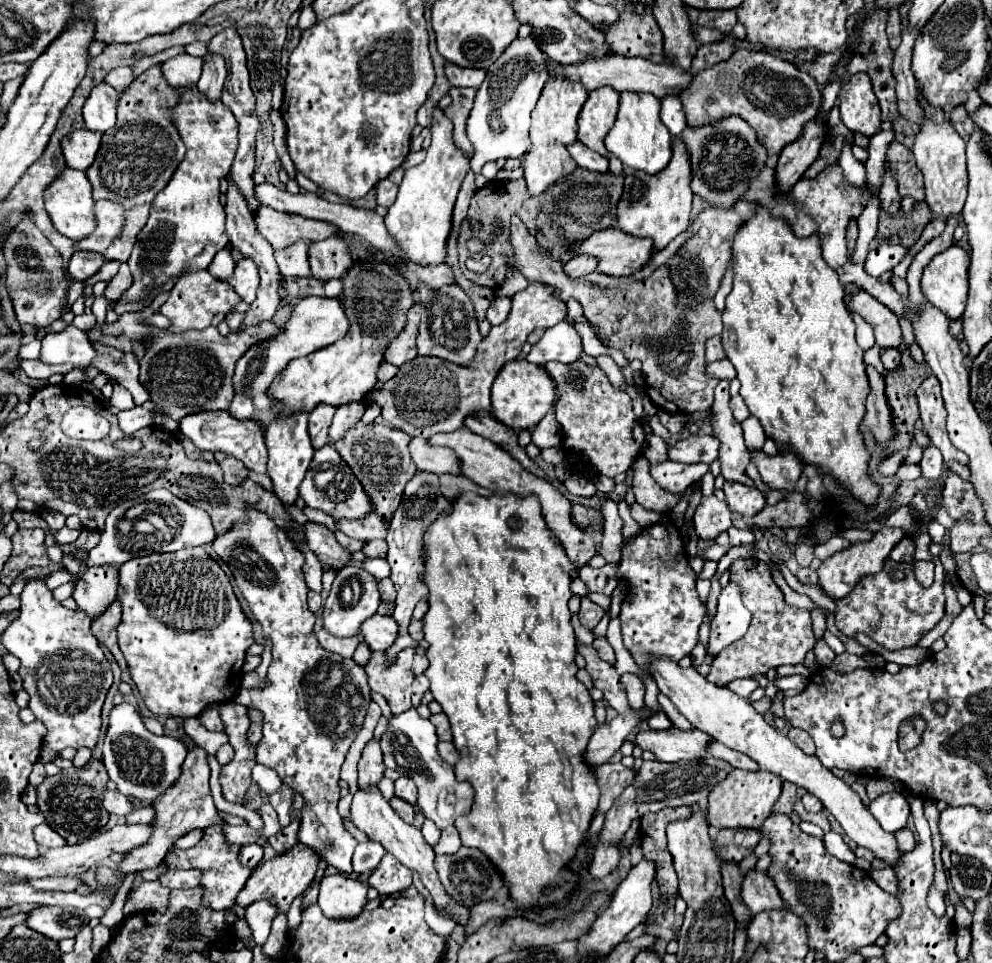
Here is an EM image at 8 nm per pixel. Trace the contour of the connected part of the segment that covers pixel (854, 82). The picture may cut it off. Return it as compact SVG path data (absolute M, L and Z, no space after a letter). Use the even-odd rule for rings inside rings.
M858 73L846 85L842 85L838 101L842 121L852 133L872 137L880 131L882 125L880 107L866 73Z

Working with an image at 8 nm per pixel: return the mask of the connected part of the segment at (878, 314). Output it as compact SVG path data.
M864 291L844 295L844 303L848 311L858 313L866 323L872 325L876 335L876 345L880 345L882 349L888 349L888 347L898 349L902 341L902 331L900 331L898 317L890 309L884 309L872 295Z

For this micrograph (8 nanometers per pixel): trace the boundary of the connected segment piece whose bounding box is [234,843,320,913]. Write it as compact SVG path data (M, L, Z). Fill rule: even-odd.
M298 843L288 853L278 855L278 857L274 857L274 859L262 863L262 865L258 865L234 903L246 909L254 901L260 901L260 899L268 899L270 901L272 899L276 909L278 909L278 913L288 913L292 901L312 883L312 879L316 875L316 869L318 869L318 863L320 861L316 861L316 853L312 853L310 849L304 849L304 845Z

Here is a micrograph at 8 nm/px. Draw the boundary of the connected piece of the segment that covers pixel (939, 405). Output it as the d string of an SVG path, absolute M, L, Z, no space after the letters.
M930 375L922 381L922 385L916 391L918 397L918 405L920 405L920 419L924 423L926 435L930 437L930 443L936 445L942 451L942 457L948 459L956 459L964 465L968 465L968 457L964 457L964 453L960 453L948 439L948 431L944 429L944 421L946 421L946 409L944 409L944 401L940 397L940 381Z

